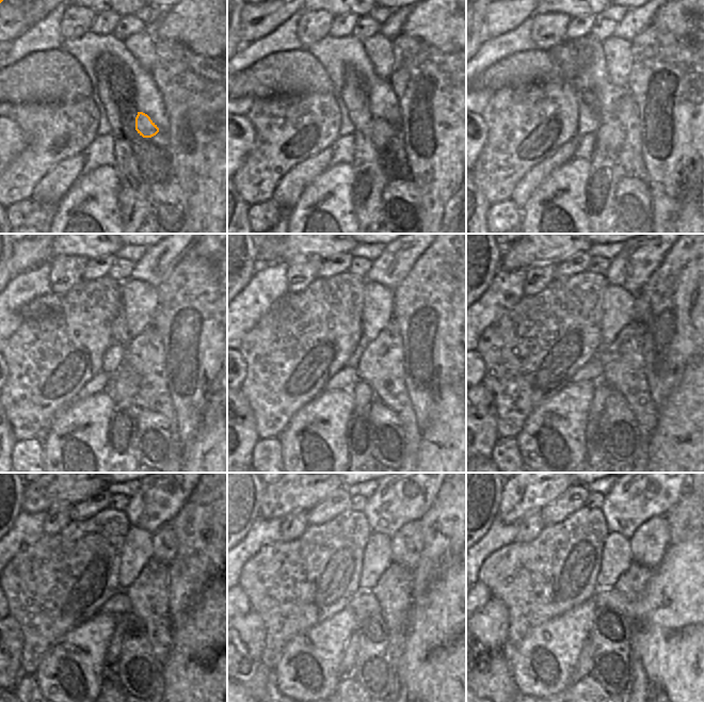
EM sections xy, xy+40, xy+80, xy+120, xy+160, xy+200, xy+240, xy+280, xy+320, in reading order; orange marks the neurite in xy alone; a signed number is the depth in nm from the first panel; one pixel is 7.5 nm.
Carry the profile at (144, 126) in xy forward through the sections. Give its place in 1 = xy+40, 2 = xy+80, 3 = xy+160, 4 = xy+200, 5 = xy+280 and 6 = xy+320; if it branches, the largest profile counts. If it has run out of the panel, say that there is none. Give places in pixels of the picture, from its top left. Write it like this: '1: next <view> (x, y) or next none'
1: next xy+40 (382, 130)
2: next xy+80 (609, 136)
3: next xy+160 (363, 395)
4: next xy+200 (601, 391)
5: next xy+280 (350, 652)
6: next xy+320 (584, 666)

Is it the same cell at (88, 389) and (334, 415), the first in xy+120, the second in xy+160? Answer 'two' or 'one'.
two

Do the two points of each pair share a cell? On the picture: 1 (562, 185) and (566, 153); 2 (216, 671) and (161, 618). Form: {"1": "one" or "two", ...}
{"1": "two", "2": "two"}

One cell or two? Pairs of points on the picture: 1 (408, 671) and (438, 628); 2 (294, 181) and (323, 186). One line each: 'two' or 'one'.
1: one
2: two

